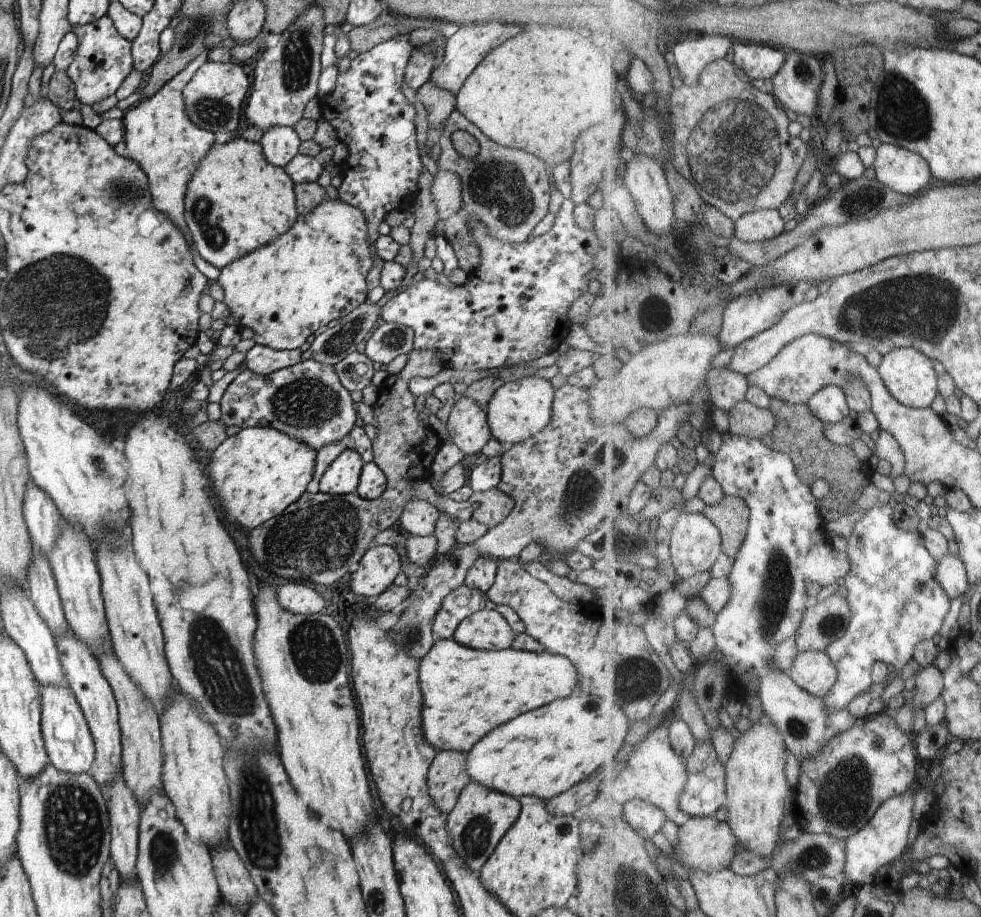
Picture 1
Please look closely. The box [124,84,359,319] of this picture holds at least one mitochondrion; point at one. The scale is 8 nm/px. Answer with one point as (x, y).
(213, 234)

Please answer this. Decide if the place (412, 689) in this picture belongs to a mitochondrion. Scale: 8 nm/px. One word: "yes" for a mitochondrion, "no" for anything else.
no

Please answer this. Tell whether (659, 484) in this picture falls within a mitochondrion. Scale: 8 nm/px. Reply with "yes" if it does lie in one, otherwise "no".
no

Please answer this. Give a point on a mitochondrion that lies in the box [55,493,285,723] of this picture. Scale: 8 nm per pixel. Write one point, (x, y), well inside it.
(218, 666)

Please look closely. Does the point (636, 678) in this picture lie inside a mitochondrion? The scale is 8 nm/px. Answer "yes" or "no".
yes

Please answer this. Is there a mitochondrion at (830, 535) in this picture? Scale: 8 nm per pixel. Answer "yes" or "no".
no

